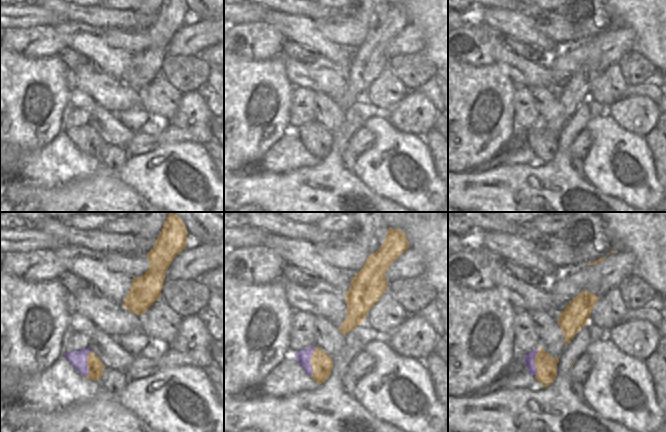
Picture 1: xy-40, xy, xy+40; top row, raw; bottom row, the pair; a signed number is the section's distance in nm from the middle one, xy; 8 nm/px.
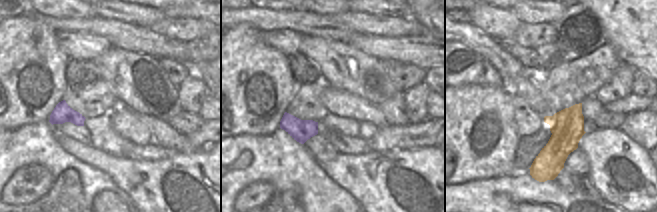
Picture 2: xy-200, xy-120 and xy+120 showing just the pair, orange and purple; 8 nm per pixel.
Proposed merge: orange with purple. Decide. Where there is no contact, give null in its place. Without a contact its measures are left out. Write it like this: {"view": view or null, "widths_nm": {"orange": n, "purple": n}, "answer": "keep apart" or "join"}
{"view": "xy", "widths_nm": {"orange": 170, "purple": 110}, "answer": "keep apart"}

